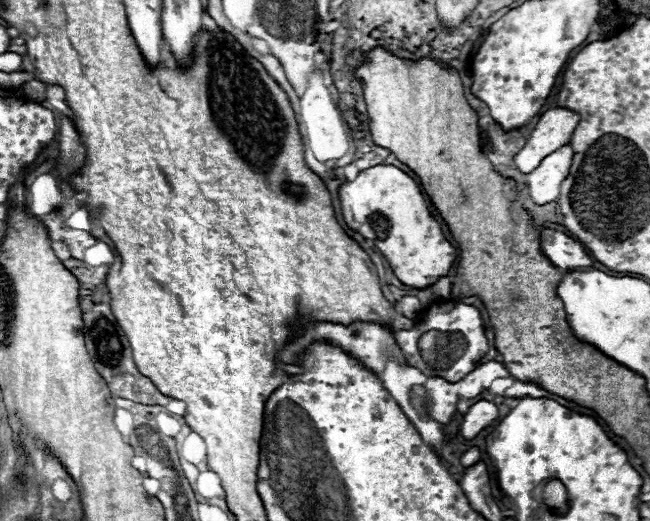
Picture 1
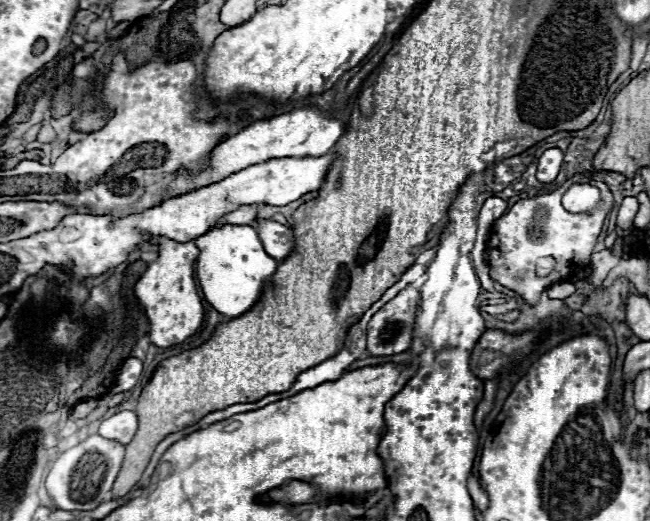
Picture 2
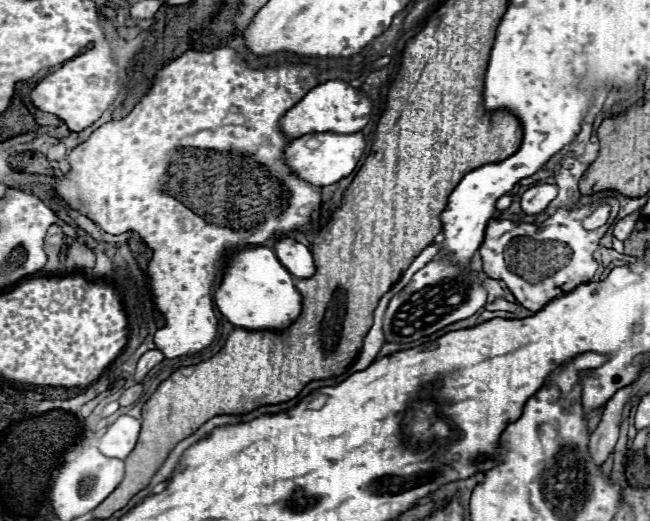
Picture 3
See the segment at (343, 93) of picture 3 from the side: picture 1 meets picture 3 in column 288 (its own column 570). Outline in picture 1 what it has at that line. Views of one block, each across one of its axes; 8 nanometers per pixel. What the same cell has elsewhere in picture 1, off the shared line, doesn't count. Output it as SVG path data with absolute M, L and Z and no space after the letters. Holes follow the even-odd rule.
M558 106L558 108L546 110L540 116L530 138L526 140L524 148L514 158L518 170L524 174L532 172L534 168L540 166L544 156L548 156L556 148L568 144L578 120L580 120L580 114L576 114L568 108Z

